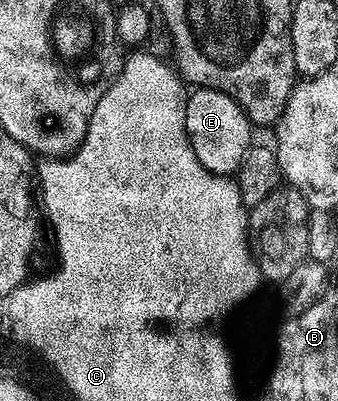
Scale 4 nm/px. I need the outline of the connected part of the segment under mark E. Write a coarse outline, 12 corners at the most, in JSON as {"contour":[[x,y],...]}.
{"contour":[[194,89],[185,131],[199,164],[236,175],[255,133],[223,92]]}

